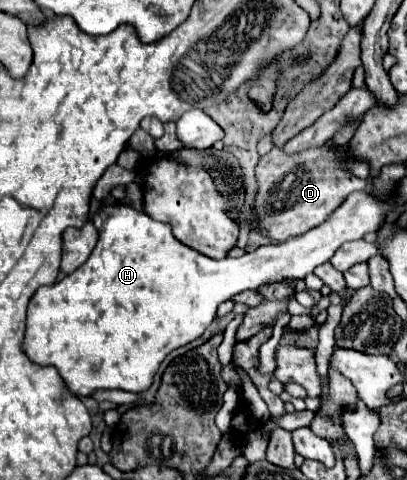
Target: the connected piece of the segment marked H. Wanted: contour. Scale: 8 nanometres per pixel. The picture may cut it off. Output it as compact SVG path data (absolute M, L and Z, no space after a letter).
M366 190L352 192L320 226L298 238L260 246L240 258L214 260L178 242L172 236L170 226L150 220L146 212L118 202L104 204L92 220L100 230L100 240L90 258L58 284L44 286L32 296L22 350L34 364L54 366L68 392L74 396L92 396L96 390L146 392L152 386L162 360L172 350L202 336L208 324L216 318L216 310L222 302L244 290L258 290L268 284L288 284L312 274L314 268L328 262L344 242L360 240L364 234L374 232L390 208L388 202L378 202L378 198Z

